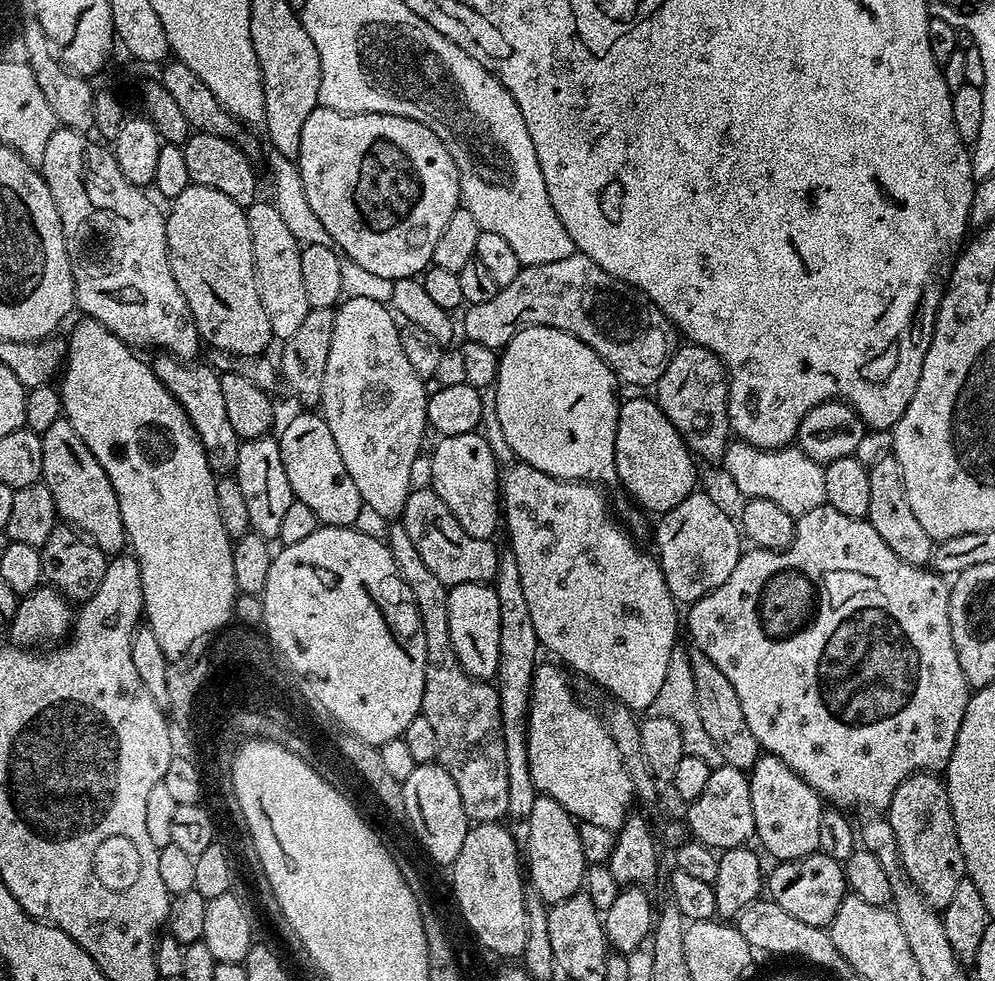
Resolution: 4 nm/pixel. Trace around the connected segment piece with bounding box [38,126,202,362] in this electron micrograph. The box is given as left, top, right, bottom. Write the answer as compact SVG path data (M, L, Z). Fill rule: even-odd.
M57 127L53 137L46 147L45 156L38 164L39 171L44 177L44 181L50 186L50 194L54 198L54 202L58 206L58 214L60 215L60 224L62 225L62 234L66 242L66 254L70 258L70 266L72 267L72 277L74 278L74 290L76 291L76 308L84 311L83 315L90 320L96 320L102 326L106 326L106 330L113 332L115 336L127 344L133 350L141 350L140 348L156 348L161 353L175 356L185 362L191 361L192 356L199 348L202 348L200 331L196 328L196 323L192 317L190 306L186 302L186 298L182 294L182 290L178 290L178 282L174 282L174 274L170 270L170 258L168 257L168 243L166 242L166 216L160 208L147 195L145 189L134 186L126 178L126 174L122 174L122 170L118 170L118 162L115 155L111 151L108 152L100 144L92 141L91 135L83 132L75 132L69 128Z

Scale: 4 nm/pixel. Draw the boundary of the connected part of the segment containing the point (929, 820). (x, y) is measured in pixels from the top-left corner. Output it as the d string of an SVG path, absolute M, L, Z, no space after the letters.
M922 771L906 778L886 809L886 819L894 830L898 854L908 881L920 891L922 898L926 898L929 906L943 910L950 898L954 898L958 882L966 876L964 855L958 842L945 781L939 775Z

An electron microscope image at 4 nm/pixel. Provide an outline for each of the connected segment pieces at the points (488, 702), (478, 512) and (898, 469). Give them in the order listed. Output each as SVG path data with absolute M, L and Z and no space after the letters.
M392 522L388 525L386 543L406 586L410 586L410 594L414 594L414 602L418 606L420 615L420 630L424 634L426 646L426 678L424 679L424 693L422 694L421 713L430 722L438 741L436 760L454 778L454 786L462 799L462 808L469 821L473 823L497 823L501 821L509 810L509 786L506 778L506 746L504 745L504 727L500 721L500 693L491 683L476 680L458 662L454 654L454 646L450 642L450 614L448 613L448 588L422 562L422 557L410 542L410 534L406 534L403 523Z
M479 431L453 436L440 436L437 439L436 449L432 452L432 491L446 502L450 514L458 518L458 526L470 534L470 538L479 540L492 540L495 537L496 527L502 524L502 468L496 463L487 440Z
M895 455L880 456L876 461L871 461L868 469L870 478L870 510L866 519L874 530L878 530L878 538L902 558L902 562L913 564L915 568L923 568L931 565L932 550L934 541L926 530L922 530L922 525L918 523L918 518L914 518L914 510L910 510L910 502L906 502L906 490L902 482L902 466L898 466Z

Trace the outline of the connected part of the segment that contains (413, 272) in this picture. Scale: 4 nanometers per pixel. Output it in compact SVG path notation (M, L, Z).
M318 106L312 111L310 118L306 118L306 126L302 126L302 146L298 167L302 178L302 190L306 190L306 202L310 202L310 208L314 210L314 214L318 214L318 222L326 226L329 241L347 259L358 262L362 270L370 270L370 274L378 274L390 281L401 280L407 276L419 277L432 264L434 246L442 230L446 230L446 222L450 222L450 218L462 204L458 165L454 162L450 150L446 150L446 146L438 138L438 134L434 134L434 130L430 130L428 124L394 114L378 114L377 112L350 114Z

